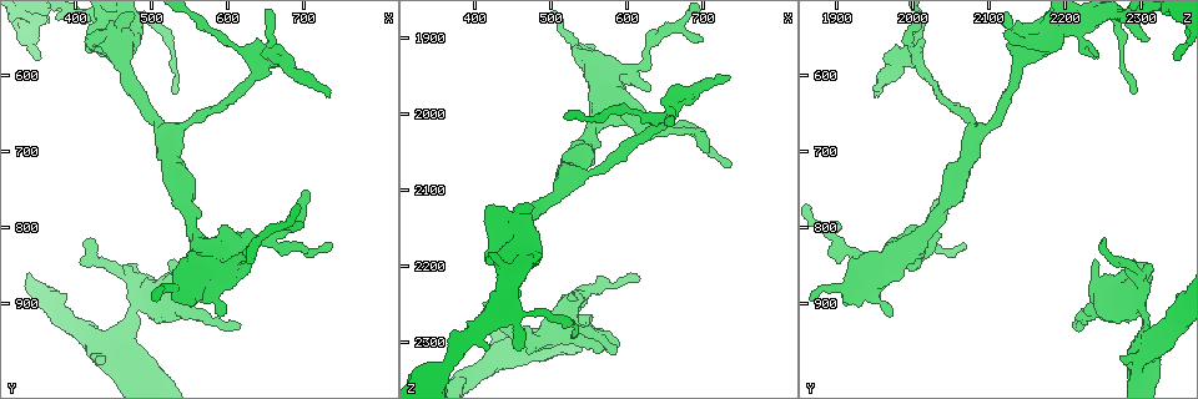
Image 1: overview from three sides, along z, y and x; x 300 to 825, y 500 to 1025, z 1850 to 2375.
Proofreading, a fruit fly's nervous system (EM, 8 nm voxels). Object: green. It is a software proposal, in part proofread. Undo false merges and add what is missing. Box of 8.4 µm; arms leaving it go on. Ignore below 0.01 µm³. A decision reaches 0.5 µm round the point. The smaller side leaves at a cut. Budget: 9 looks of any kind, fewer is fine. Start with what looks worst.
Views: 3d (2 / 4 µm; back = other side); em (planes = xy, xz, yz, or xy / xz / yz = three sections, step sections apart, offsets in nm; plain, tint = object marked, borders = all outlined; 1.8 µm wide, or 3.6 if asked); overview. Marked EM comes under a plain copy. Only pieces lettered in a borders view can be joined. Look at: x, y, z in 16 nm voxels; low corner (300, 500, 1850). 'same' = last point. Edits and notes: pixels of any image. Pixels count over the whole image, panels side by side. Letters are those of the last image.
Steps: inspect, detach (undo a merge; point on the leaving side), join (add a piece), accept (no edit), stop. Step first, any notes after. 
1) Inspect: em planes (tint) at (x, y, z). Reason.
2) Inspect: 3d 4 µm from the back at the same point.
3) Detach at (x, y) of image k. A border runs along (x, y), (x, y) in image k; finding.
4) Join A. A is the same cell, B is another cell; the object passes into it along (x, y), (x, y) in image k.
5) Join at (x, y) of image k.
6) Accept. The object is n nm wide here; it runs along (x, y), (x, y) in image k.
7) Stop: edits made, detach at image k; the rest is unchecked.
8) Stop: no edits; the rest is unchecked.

Inspect: em planes (tint) at (415, 815, 2250). Thin end.

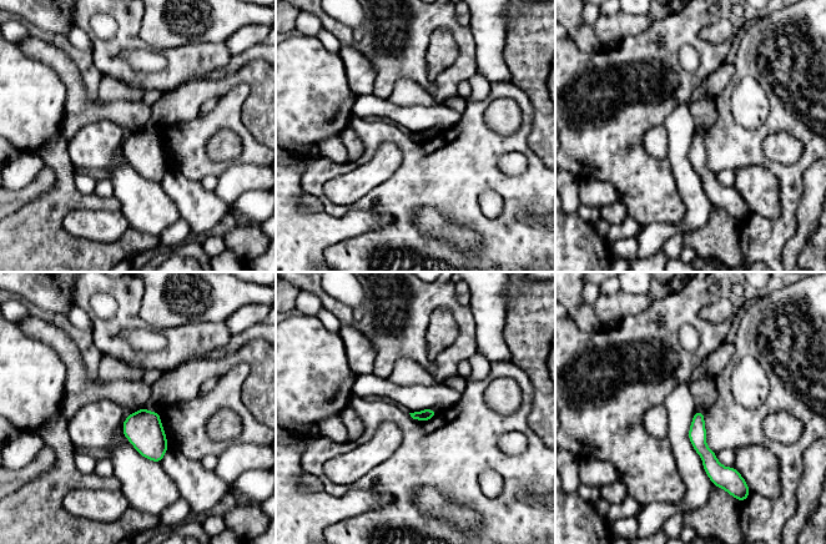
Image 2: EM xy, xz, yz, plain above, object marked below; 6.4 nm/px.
Inspect: em planes (borders) at the same point.

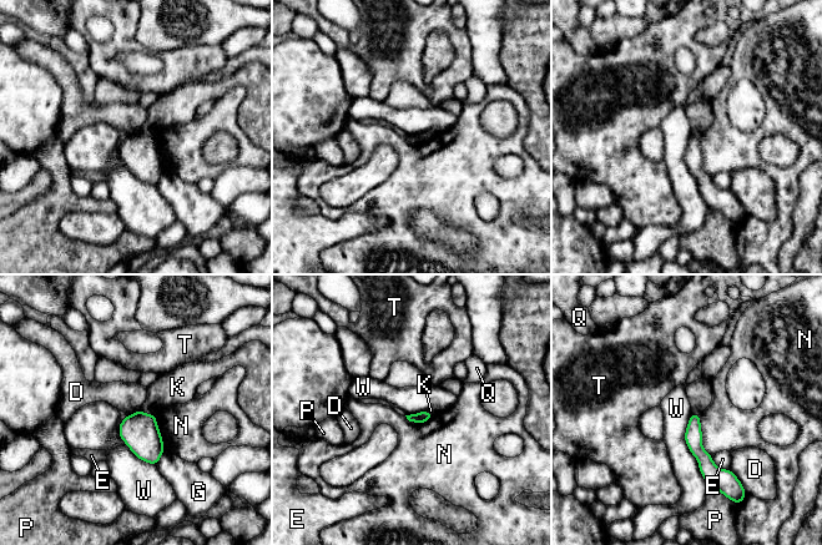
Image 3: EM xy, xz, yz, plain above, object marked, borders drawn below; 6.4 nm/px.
Accept. D, E, G, K, N, P, Q, T and W are other cells; a border runs along (691, 413), (684, 442), (709, 487) in image 3; no lettered piece goes on from it.

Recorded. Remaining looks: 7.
Inspect: 3d 2 µm at (525, 875, 1900). Thick turns thin.

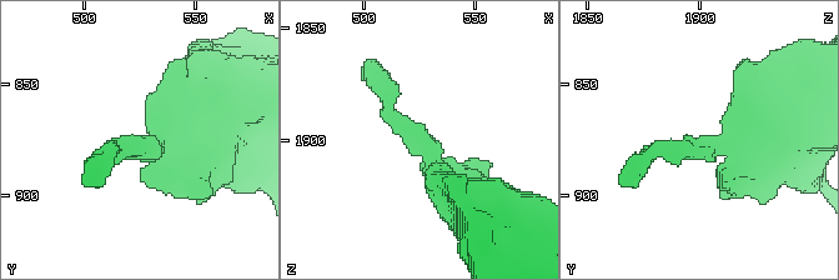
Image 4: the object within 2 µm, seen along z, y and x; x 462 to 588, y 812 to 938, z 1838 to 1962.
Inspect: em 3.6 µm xy step 4 (tint) at (523, 878, 1899). Need the tissue.

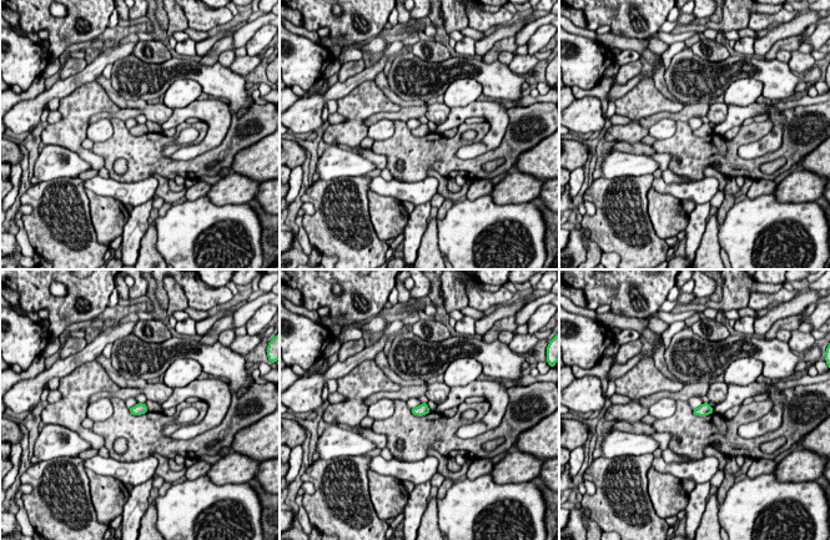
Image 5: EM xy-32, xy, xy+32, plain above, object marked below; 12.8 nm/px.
Inspect: em 3.6 µm planes (borders) at the same point.

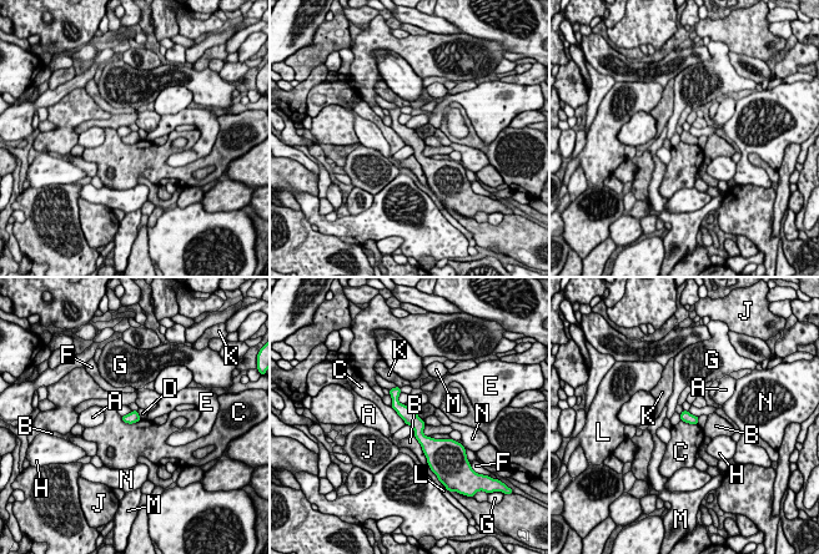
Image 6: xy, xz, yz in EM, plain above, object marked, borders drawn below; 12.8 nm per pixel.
Accept. A, B, C, D, E, F, G, H, J, K, L, M and N are other cells; a border runs along (132, 411), (121, 417) in image 6; continuous, no second neuron.

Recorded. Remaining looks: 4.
Inspect: em planes (borders) at (615, 825, 2010). Thick turns thin.

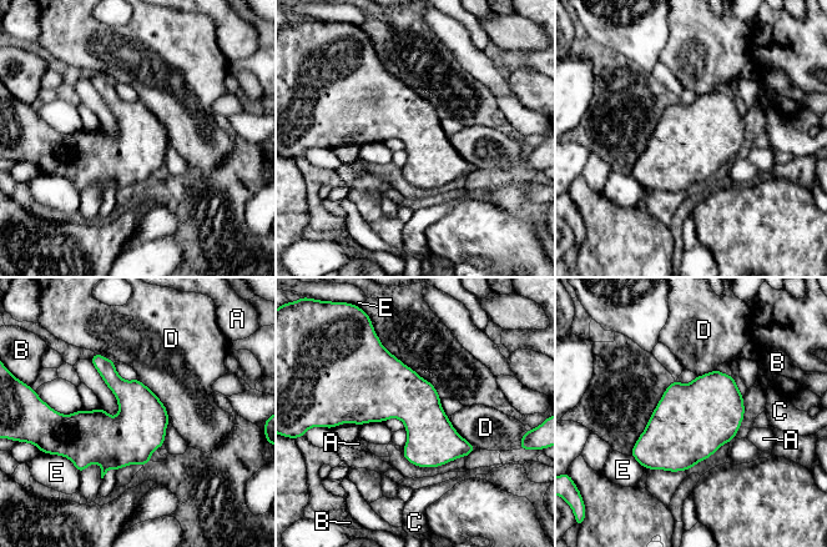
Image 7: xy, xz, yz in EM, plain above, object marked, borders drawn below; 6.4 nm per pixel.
Accept. The object is 300 nm wide here; A, B, C, D and E are other cells; a border runs along (136, 377), (160, 400), (170, 420) in image 7; one neuron here.

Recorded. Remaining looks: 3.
Inspect: em xz step 8 (borders) at (735, 625, 1950). Free end.

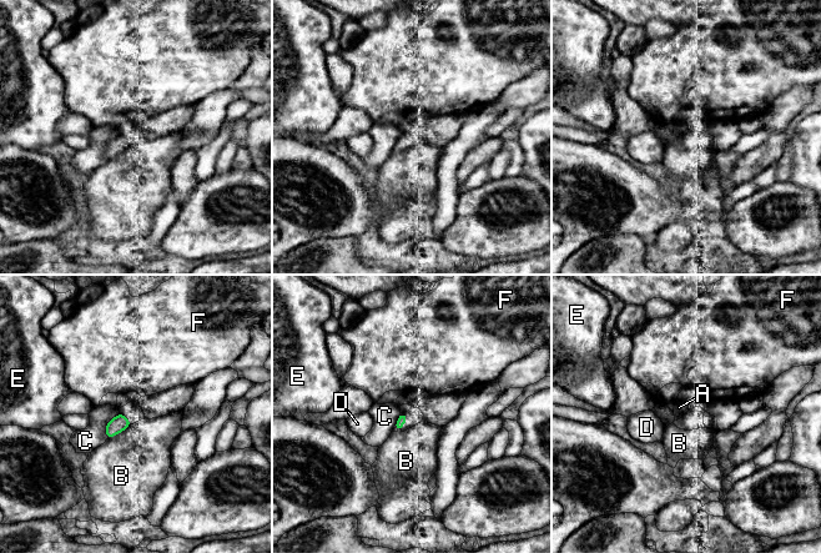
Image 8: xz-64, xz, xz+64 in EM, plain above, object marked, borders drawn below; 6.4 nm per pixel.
Accept. A, B, C, D, E and F are other cells; a border runs along (131, 425), (107, 440) in image 8; no lettered piece goes on from it.

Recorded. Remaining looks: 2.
Stop: no edits; the rest is unchecked.

